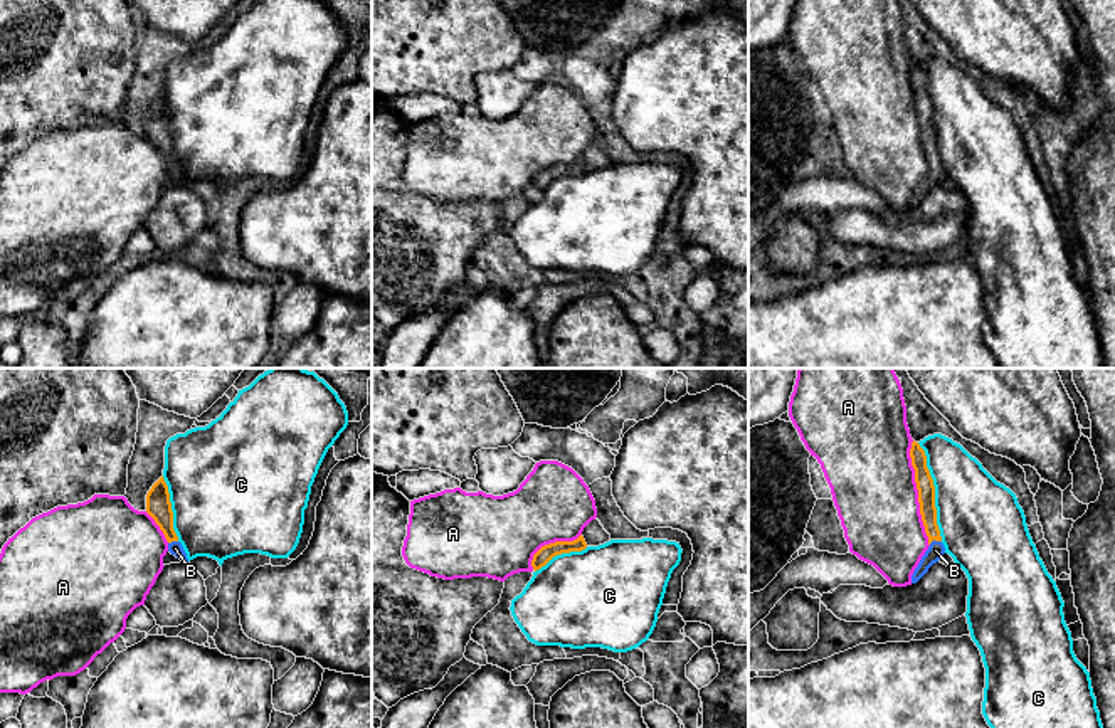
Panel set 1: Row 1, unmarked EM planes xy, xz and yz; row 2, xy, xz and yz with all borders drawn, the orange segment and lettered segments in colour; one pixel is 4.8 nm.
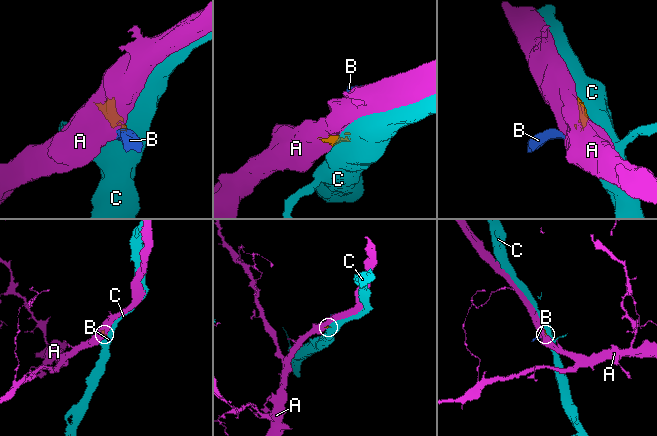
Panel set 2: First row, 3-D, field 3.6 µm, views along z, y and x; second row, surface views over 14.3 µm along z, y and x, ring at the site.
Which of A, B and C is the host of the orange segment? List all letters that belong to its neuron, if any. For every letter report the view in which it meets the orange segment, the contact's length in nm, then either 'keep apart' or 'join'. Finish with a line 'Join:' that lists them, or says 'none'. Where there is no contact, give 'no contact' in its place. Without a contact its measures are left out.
A: meets orange in yz; contact 500 nm long; keep apart
B: meets orange in yz; contact 70 nm long; join
C: meets orange in yz; contact 480 nm long; keep apart
Join: B

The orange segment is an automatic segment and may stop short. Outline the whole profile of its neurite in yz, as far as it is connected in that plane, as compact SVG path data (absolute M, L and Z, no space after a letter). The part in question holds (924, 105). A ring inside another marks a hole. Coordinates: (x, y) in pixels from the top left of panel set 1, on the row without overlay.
M915 64L912 66L910 81L915 92L920 138L930 168L912 198L912 207L917 207L928 195L928 192L942 182L942 178L945 177L945 170L942 166L940 153L937 148L933 103L927 91L925 74Z

